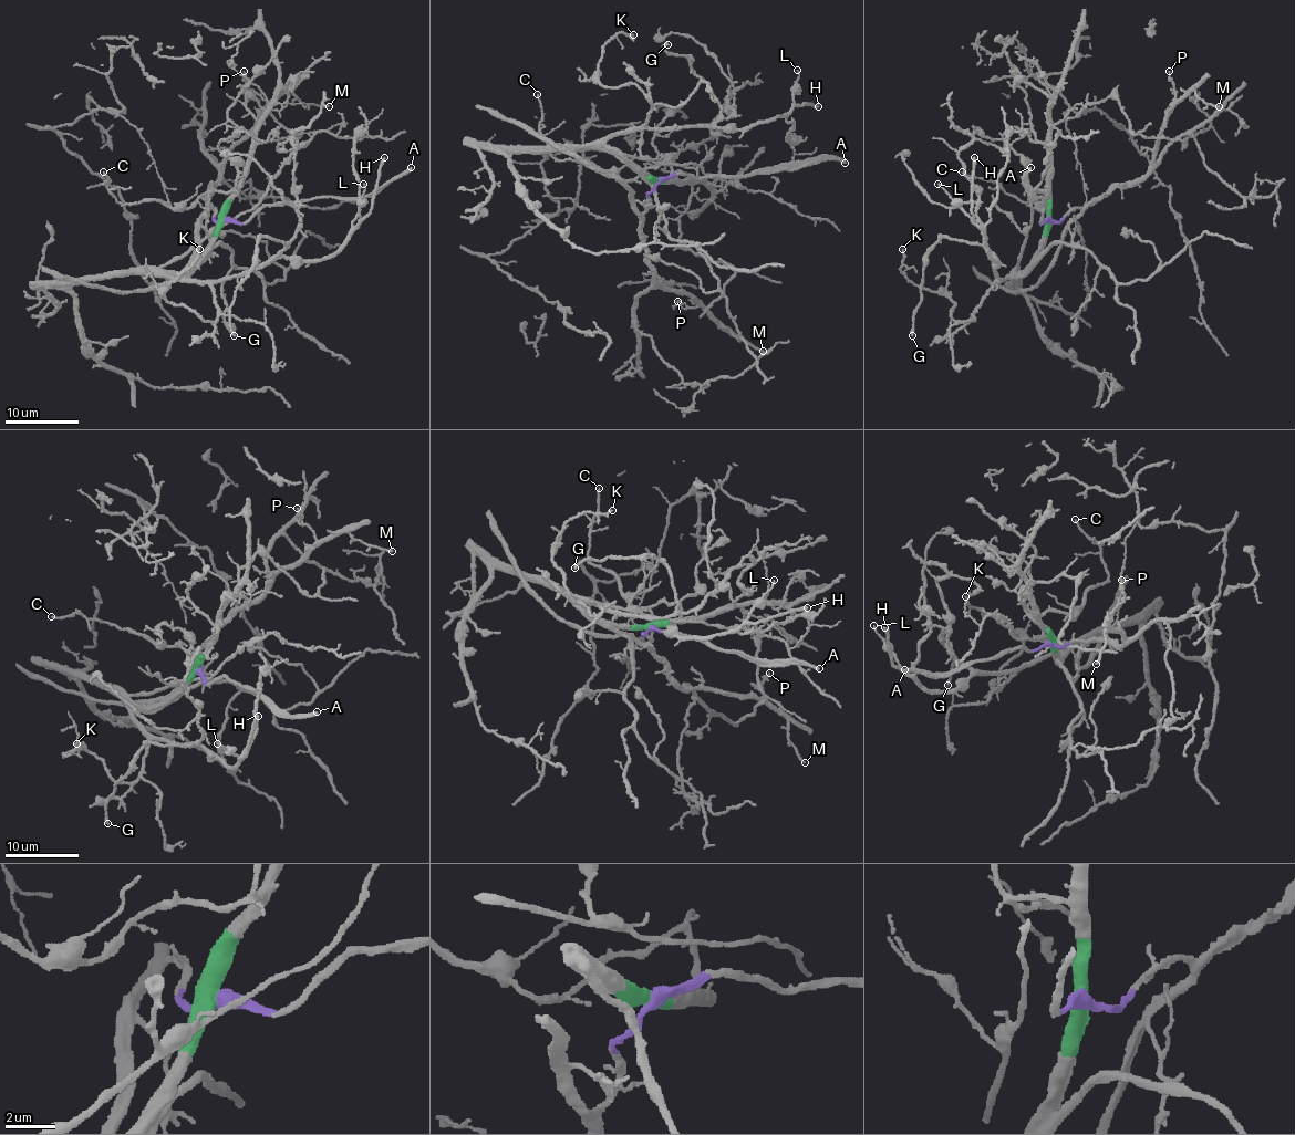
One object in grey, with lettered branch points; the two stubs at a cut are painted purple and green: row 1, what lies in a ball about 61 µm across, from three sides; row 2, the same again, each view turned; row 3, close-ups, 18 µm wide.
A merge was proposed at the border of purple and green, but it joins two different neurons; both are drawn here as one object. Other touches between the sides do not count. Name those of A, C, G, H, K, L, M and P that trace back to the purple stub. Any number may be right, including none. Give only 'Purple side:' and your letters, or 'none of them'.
Purple side: A, M, P

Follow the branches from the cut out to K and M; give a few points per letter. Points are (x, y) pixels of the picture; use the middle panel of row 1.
K: (656, 181), (605, 143), (639, 129), (651, 108), (634, 84), (598, 81), (603, 45), (633, 34)
M: (659, 181), (642, 224), (642, 243), (653, 278), (661, 285), (693, 297), (739, 339), (763, 351)

